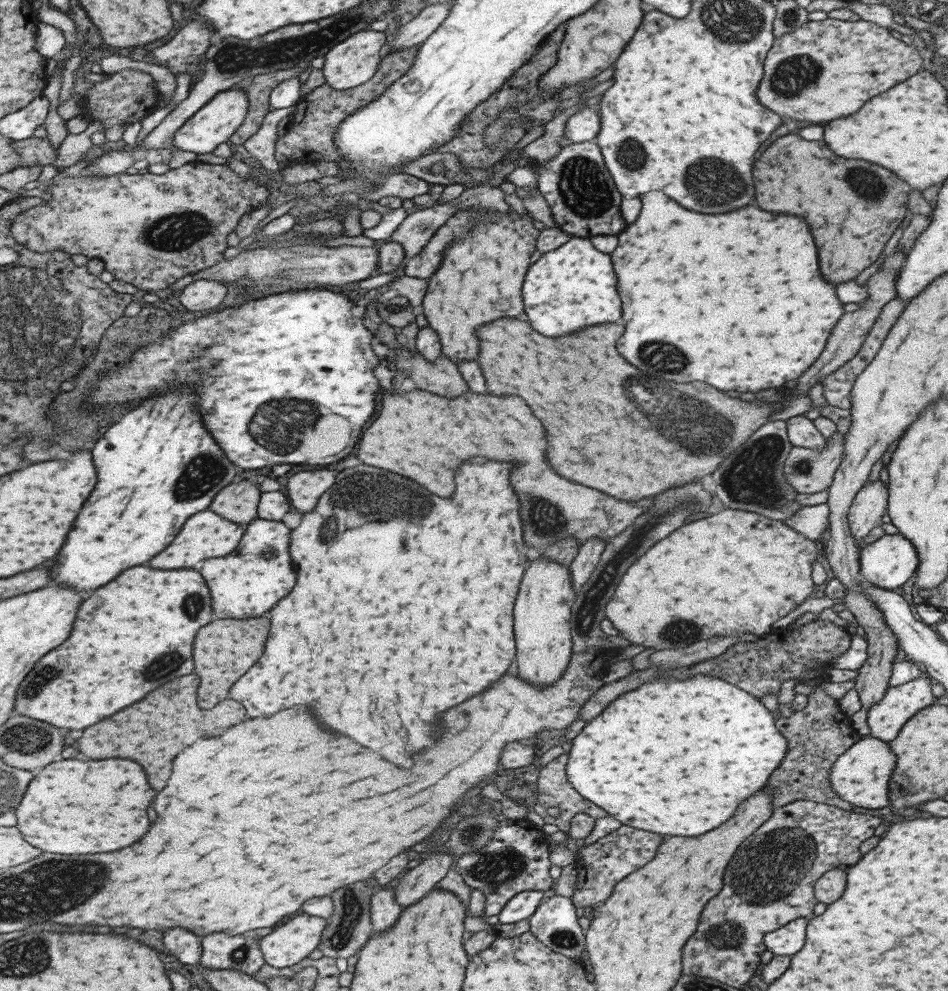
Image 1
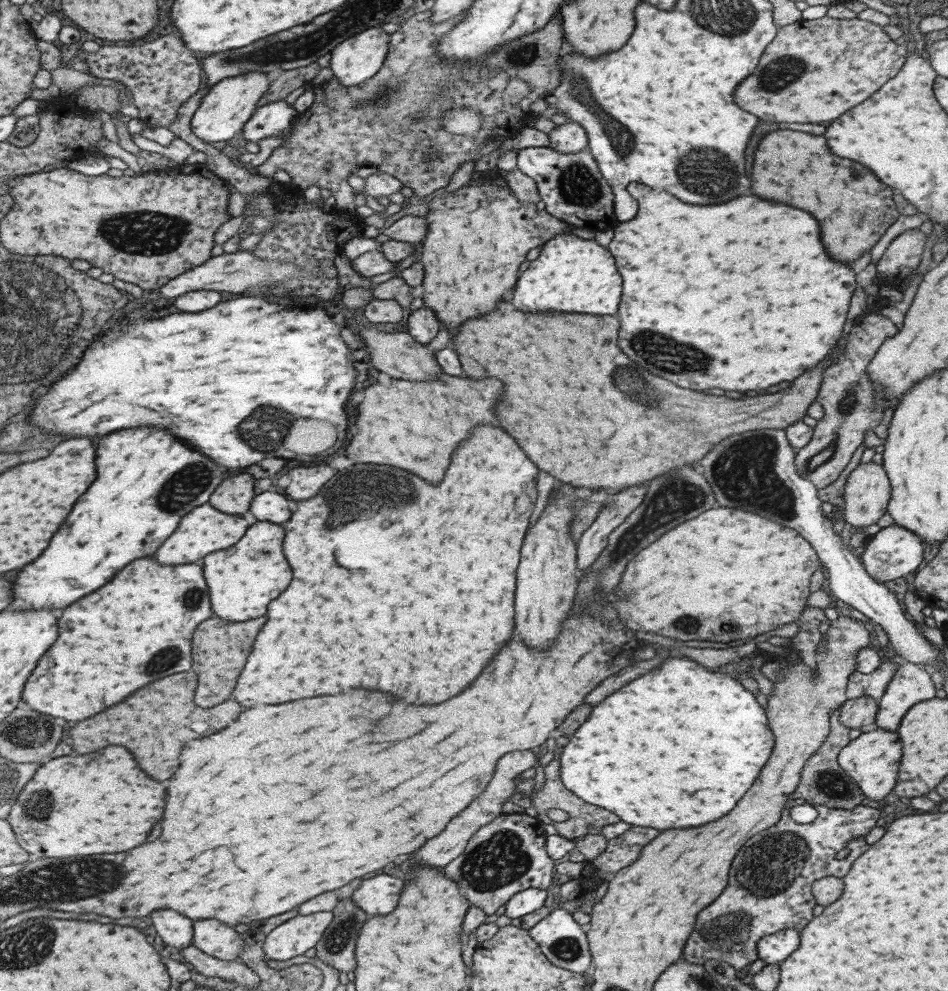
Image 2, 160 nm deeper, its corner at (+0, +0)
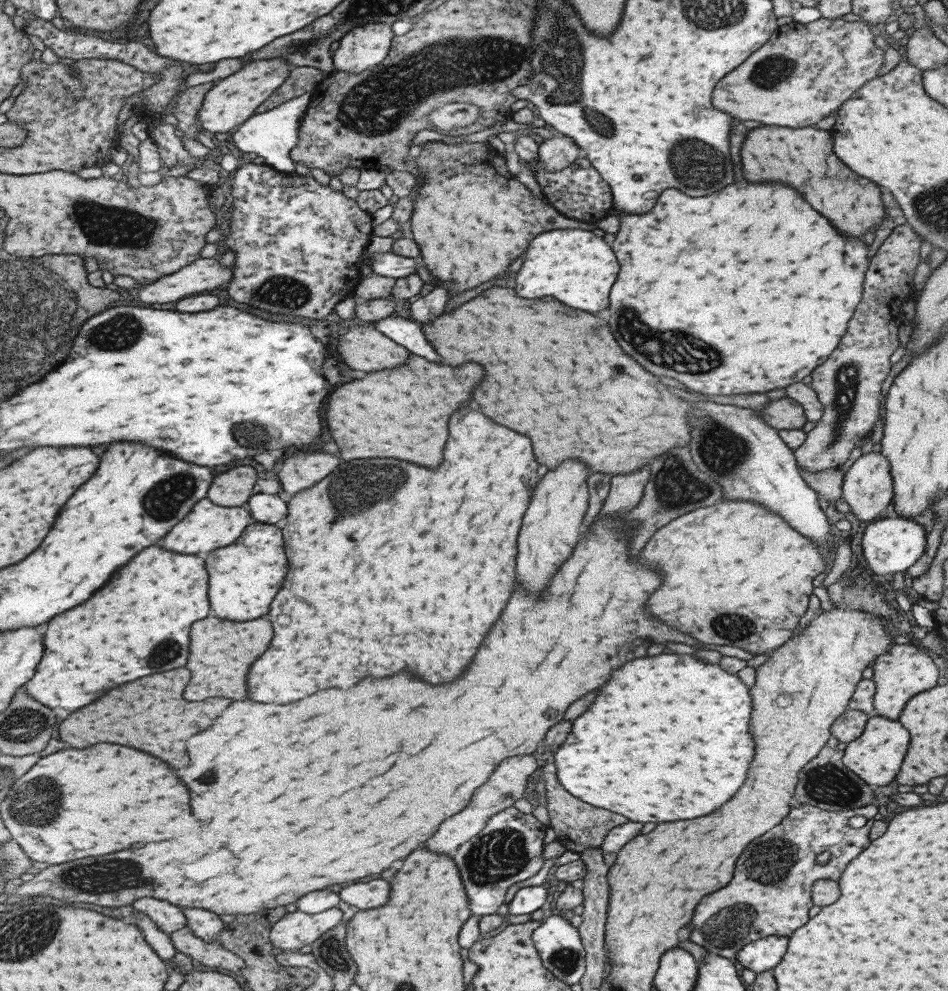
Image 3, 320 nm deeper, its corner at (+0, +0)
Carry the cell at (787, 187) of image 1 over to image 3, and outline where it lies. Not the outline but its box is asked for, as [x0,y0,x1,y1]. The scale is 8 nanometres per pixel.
[741,126,883,236]

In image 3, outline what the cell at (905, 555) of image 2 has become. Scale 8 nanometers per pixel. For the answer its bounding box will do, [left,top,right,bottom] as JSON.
[860,518,925,574]

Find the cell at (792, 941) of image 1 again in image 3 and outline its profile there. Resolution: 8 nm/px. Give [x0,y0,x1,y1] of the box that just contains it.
[734,936,787,975]

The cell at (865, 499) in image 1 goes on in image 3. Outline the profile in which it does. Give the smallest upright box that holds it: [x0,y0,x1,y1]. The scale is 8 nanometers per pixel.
[841,452,893,522]

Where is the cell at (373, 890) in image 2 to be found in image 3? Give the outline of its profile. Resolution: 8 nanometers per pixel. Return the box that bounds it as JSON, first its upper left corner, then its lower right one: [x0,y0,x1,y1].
[339,880,389,911]

